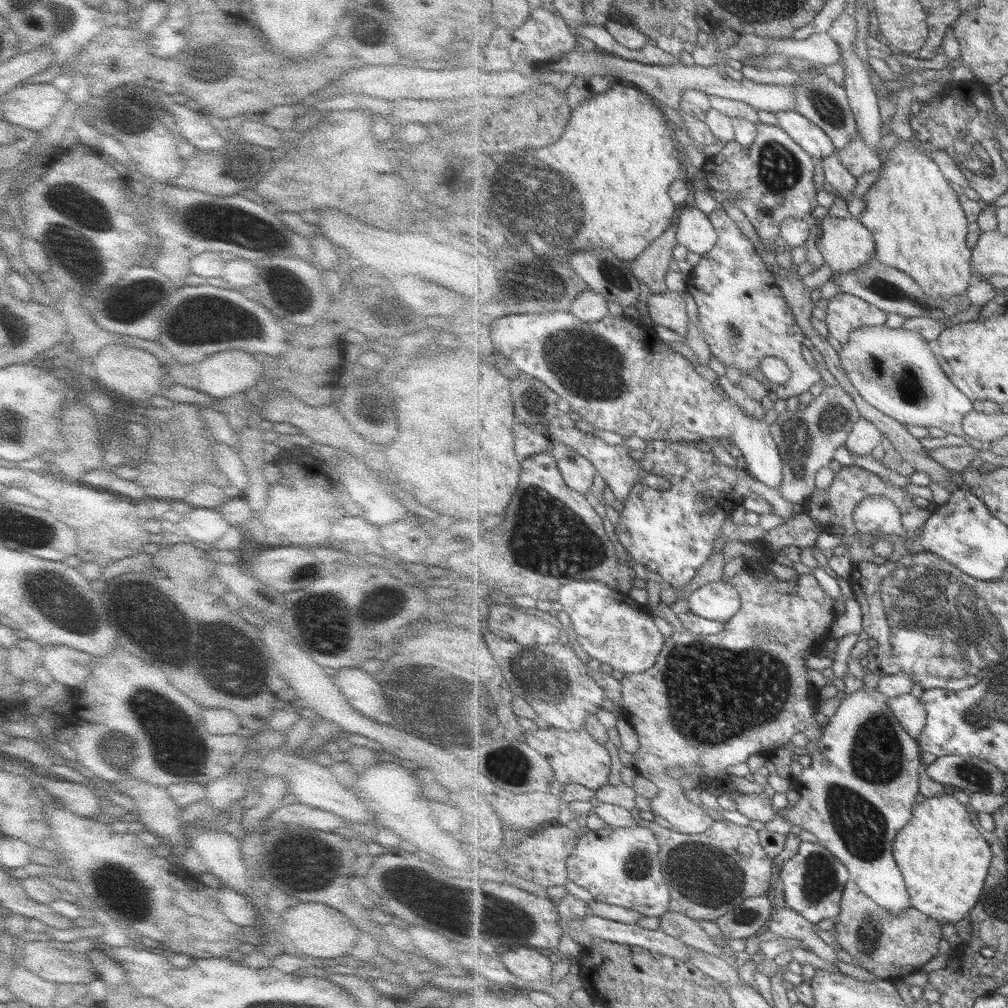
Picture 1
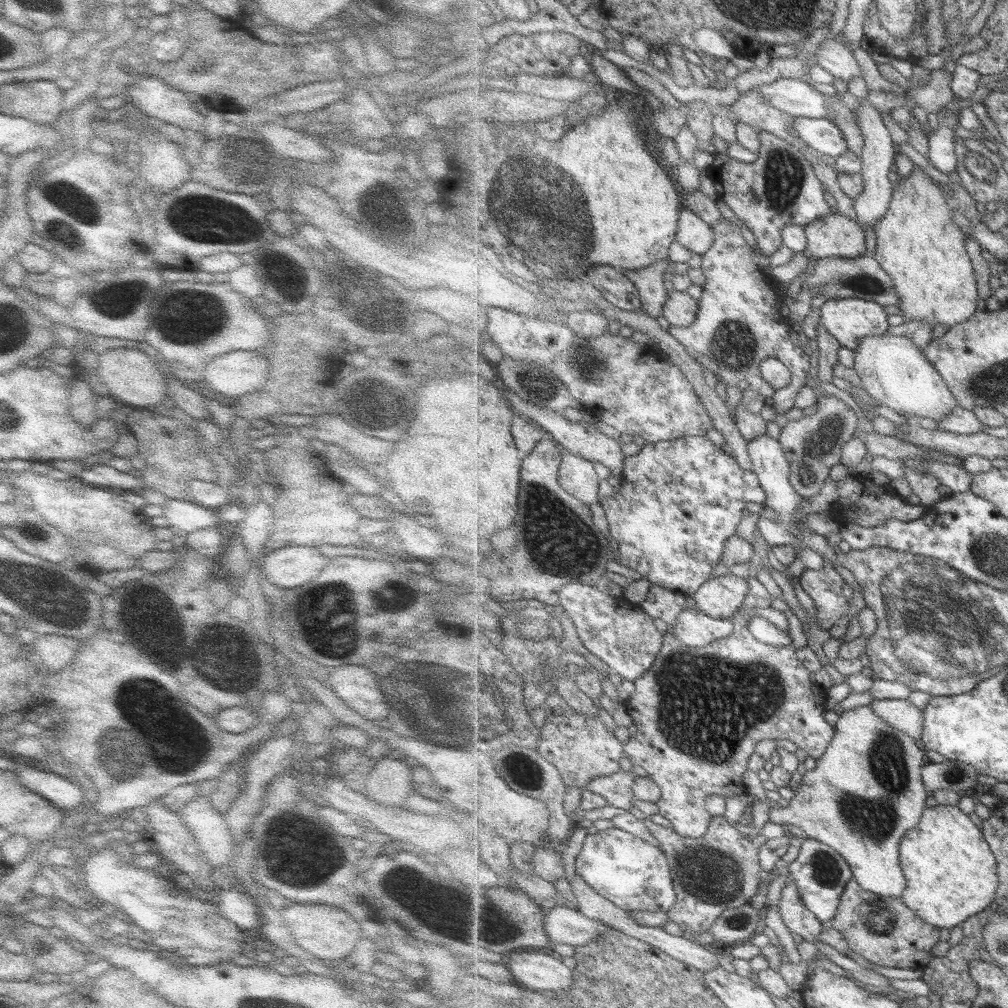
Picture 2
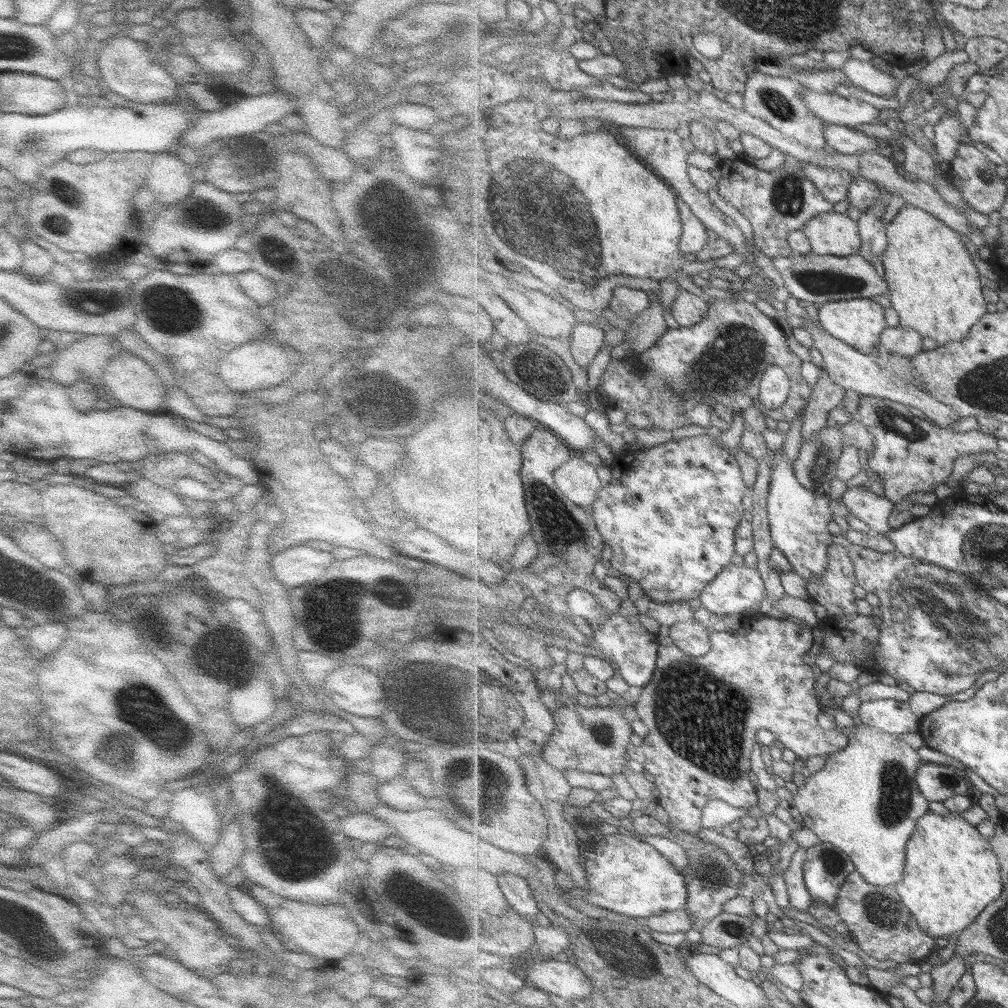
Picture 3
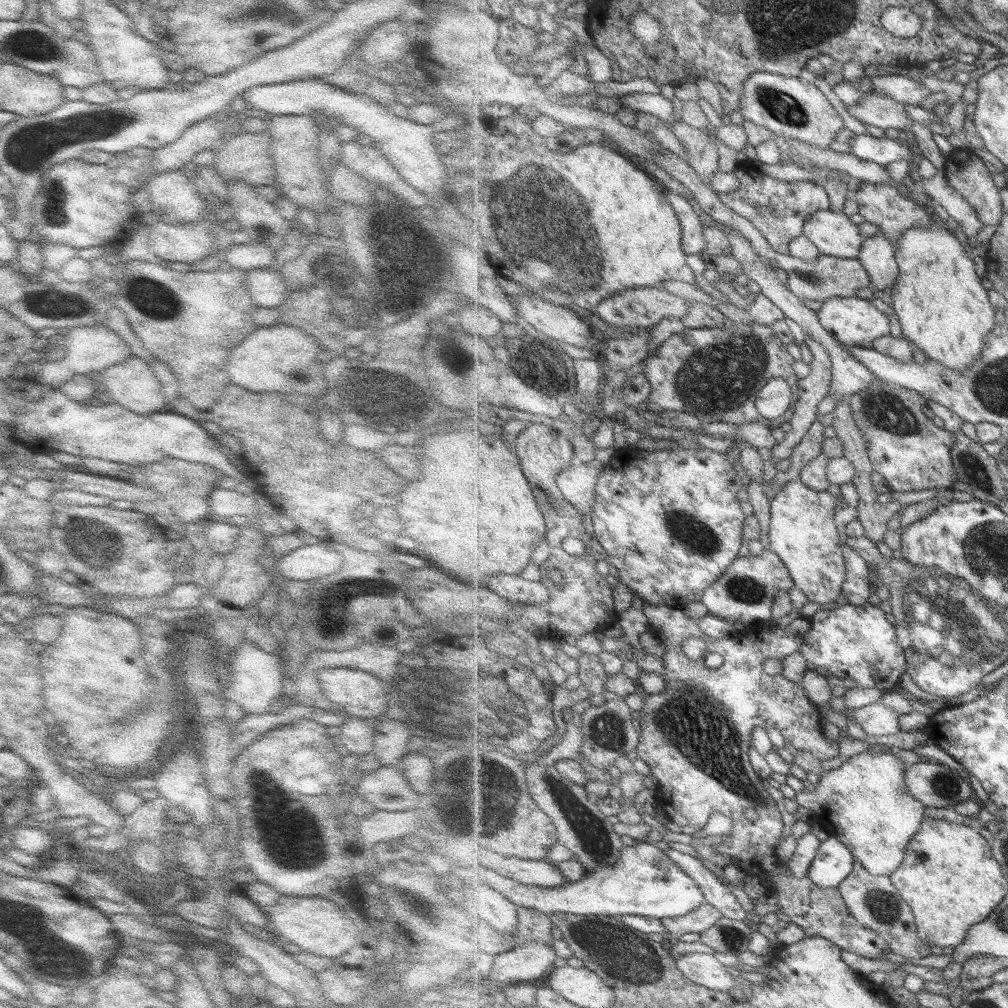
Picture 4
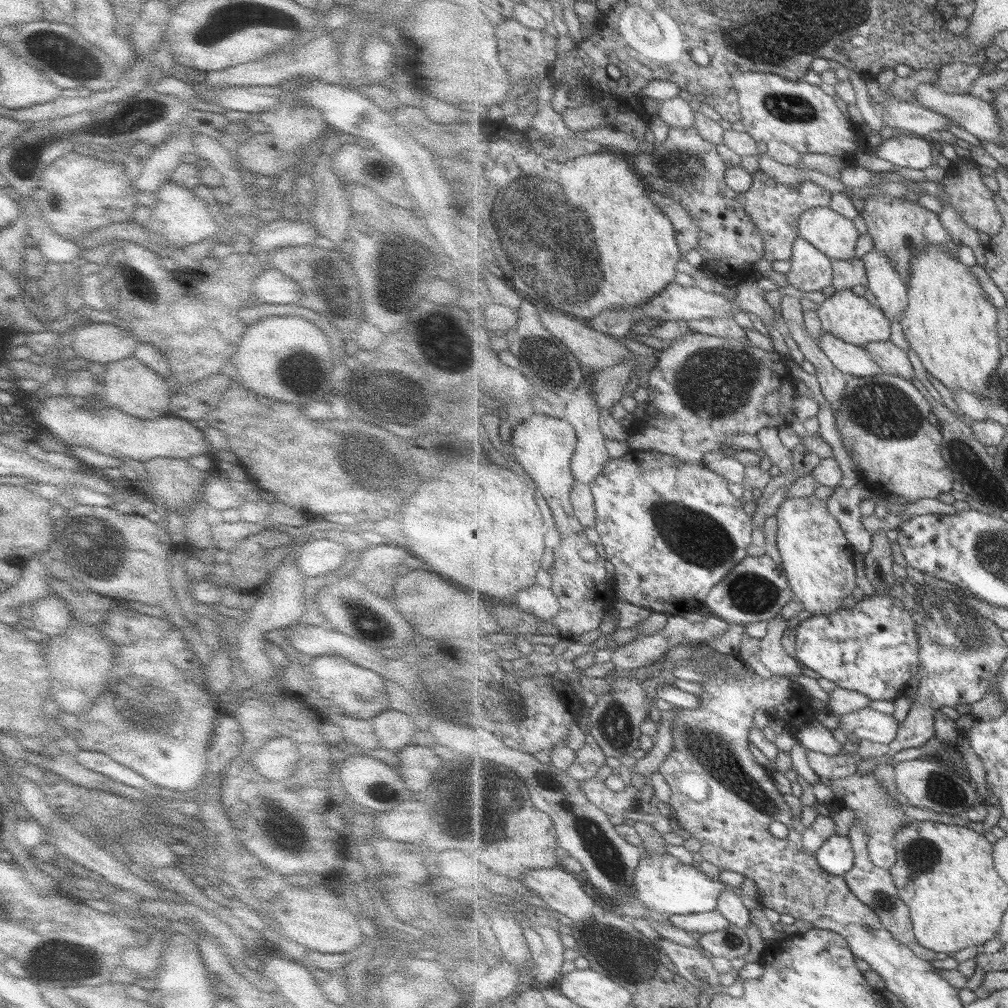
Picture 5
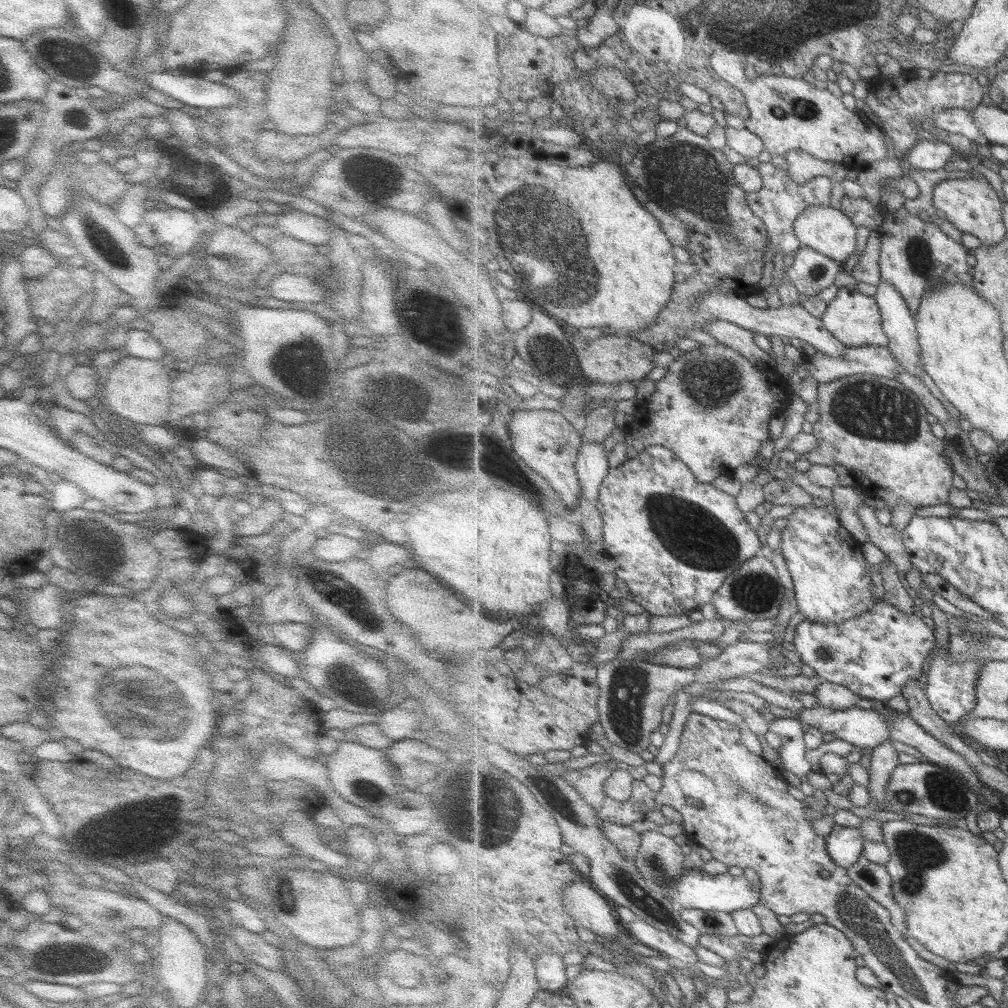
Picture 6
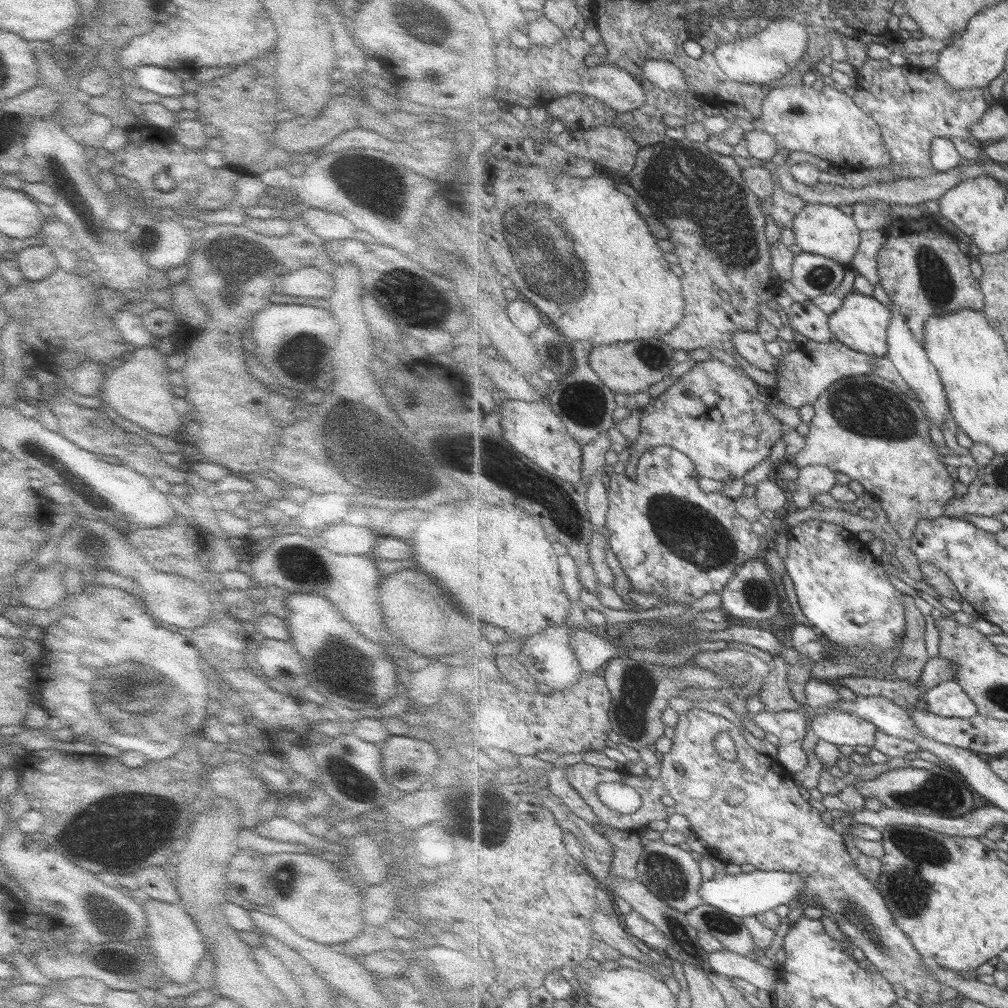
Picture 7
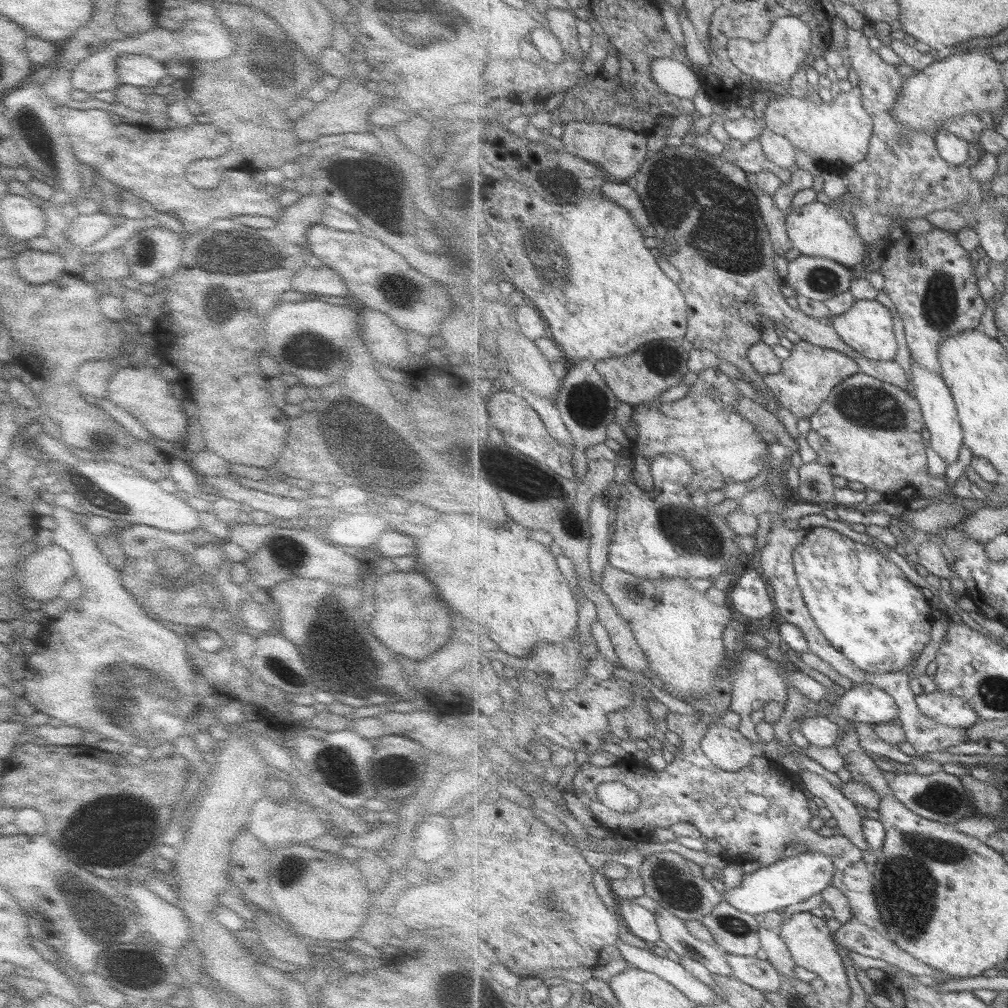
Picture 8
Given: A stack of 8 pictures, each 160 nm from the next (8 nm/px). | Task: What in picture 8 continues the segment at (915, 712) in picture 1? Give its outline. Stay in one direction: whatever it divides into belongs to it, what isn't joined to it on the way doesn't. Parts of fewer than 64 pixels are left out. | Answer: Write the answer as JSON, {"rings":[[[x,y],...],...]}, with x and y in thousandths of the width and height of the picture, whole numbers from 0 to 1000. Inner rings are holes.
{"rings":[[[822,710],[801,711],[794,718],[794,725],[807,740],[828,741],[835,729],[831,713]]]}

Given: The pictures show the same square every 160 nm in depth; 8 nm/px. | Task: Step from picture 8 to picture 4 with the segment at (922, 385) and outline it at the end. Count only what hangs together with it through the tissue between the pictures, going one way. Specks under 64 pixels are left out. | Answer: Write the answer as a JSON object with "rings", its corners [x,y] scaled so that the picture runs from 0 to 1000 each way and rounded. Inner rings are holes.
{"rings":[[[873,231],[860,235],[851,257],[861,268],[866,290],[886,288],[893,273],[893,266],[889,257],[889,246],[881,236]]]}

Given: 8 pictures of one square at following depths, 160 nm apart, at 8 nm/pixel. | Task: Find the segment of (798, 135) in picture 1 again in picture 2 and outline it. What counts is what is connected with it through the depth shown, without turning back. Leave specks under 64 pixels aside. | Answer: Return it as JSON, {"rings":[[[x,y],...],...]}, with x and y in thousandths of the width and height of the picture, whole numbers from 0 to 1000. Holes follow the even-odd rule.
{"rings":[[[790,117],[788,127],[793,137],[818,156],[830,157],[842,151],[837,131],[830,122],[819,117]]]}

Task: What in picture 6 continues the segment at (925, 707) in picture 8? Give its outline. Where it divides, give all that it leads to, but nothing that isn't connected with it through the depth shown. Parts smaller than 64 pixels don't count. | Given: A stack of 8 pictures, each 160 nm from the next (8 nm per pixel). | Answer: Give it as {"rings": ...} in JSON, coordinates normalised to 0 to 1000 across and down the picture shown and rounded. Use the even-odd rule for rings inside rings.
{"rings":[[[940,643],[933,644],[924,651],[924,660],[921,666],[919,688],[925,701],[941,718],[954,714],[959,708],[965,706],[969,696],[969,678],[972,665],[976,662],[974,655],[958,655],[957,657],[944,657],[940,651]]]}

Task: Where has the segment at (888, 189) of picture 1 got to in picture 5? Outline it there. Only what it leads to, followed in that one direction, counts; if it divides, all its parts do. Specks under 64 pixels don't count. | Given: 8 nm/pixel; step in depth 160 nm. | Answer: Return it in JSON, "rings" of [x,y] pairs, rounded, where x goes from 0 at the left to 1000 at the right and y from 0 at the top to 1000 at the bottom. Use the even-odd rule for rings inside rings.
{"rings":[[[923,242],[917,252],[907,254],[900,286],[902,302],[893,321],[903,345],[909,350],[919,369],[943,389],[954,385],[976,395],[996,354],[991,345],[989,327],[989,313],[993,308],[985,304],[971,278],[963,272],[963,265],[954,262],[949,254],[945,254],[938,246]]]}

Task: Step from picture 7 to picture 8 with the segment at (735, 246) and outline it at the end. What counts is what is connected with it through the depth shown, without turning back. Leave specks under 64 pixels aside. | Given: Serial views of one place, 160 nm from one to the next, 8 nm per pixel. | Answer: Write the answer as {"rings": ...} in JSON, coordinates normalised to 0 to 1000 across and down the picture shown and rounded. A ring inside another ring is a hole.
{"rings":[[[676,142],[674,145],[660,145],[654,150],[644,152],[637,166],[620,181],[634,191],[639,200],[644,216],[651,226],[649,236],[655,252],[675,271],[675,287],[679,289],[684,306],[683,330],[680,336],[688,341],[688,345],[704,347],[712,355],[717,355],[729,363],[750,383],[750,389],[757,393],[757,399],[765,409],[771,409],[773,403],[767,396],[766,387],[743,355],[743,346],[746,342],[756,338],[758,325],[755,315],[774,319],[796,337],[805,341],[838,350],[851,359],[853,369],[856,371],[886,380],[896,386],[900,385],[902,379],[900,371],[889,358],[864,357],[846,347],[832,333],[827,324],[826,313],[817,316],[802,314],[793,306],[785,306],[781,302],[781,296],[775,290],[779,276],[773,274],[767,260],[770,248],[762,224],[755,214],[750,192],[742,178],[742,171],[728,163],[715,160],[713,155],[706,155],[691,148],[688,142],[684,144]]]}

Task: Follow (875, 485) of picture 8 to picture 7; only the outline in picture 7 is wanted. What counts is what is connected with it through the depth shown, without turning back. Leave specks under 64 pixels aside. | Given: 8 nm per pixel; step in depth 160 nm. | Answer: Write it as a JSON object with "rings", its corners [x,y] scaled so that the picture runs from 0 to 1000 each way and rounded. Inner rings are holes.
{"rings":[[[865,369],[835,375],[824,382],[806,404],[809,412],[799,433],[800,441],[795,448],[785,453],[787,461],[792,465],[816,461],[828,468],[836,468],[844,476],[853,479],[859,489],[864,488],[871,493],[886,530],[896,536],[906,535],[914,516],[937,512],[941,498],[948,495],[948,477],[939,468],[939,461],[934,457],[936,452],[922,433],[924,421],[912,396],[898,391],[889,381]]]}

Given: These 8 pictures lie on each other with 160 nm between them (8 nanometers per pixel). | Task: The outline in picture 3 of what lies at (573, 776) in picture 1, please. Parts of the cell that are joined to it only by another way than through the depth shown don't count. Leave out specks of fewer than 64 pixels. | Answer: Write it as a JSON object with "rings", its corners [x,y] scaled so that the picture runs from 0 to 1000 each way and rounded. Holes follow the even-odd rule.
{"rings":[[[564,698],[557,701],[553,700],[549,708],[552,723],[540,740],[539,748],[537,749],[543,756],[546,756],[551,762],[559,766],[563,763],[574,763],[602,770],[617,766],[623,756],[618,748],[623,748],[626,732],[628,732],[628,722],[626,722],[626,718],[618,709],[618,703],[615,700],[609,698],[607,701],[597,701],[592,698],[591,700],[583,701]]]}

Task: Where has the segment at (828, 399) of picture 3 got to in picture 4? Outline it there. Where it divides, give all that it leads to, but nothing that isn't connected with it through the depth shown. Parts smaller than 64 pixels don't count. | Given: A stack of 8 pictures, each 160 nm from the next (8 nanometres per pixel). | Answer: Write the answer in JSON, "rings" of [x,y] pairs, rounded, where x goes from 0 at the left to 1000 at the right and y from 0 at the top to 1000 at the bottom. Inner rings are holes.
{"rings":[[[809,418],[803,429],[797,434],[794,439],[787,445],[784,456],[784,462],[779,467],[773,467],[771,474],[767,476],[767,480],[760,482],[761,493],[767,496],[773,486],[779,484],[779,479],[791,477],[795,472],[796,464],[811,454],[811,451],[815,449],[816,438],[820,435],[816,433],[816,421]]]}

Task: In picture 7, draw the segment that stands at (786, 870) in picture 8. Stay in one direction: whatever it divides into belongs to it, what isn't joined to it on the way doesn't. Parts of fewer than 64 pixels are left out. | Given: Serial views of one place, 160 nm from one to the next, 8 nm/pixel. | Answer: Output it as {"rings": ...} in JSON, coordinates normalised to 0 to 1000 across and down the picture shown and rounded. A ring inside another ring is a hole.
{"rings":[[[749,862],[742,866],[720,867],[713,865],[696,877],[694,886],[698,895],[722,905],[724,908],[750,910],[752,907],[769,903],[771,899],[786,898],[798,887],[800,873],[793,866],[758,864]]]}

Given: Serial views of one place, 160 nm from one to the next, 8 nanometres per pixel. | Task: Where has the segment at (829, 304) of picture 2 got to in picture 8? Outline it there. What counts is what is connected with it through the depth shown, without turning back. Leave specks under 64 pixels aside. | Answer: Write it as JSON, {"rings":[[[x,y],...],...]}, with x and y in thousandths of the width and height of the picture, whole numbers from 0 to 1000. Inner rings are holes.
{"rings":[[[850,297],[840,310],[827,313],[827,324],[830,326],[832,333],[858,355],[870,358],[886,358],[890,353],[887,318],[886,310],[869,297]]]}

